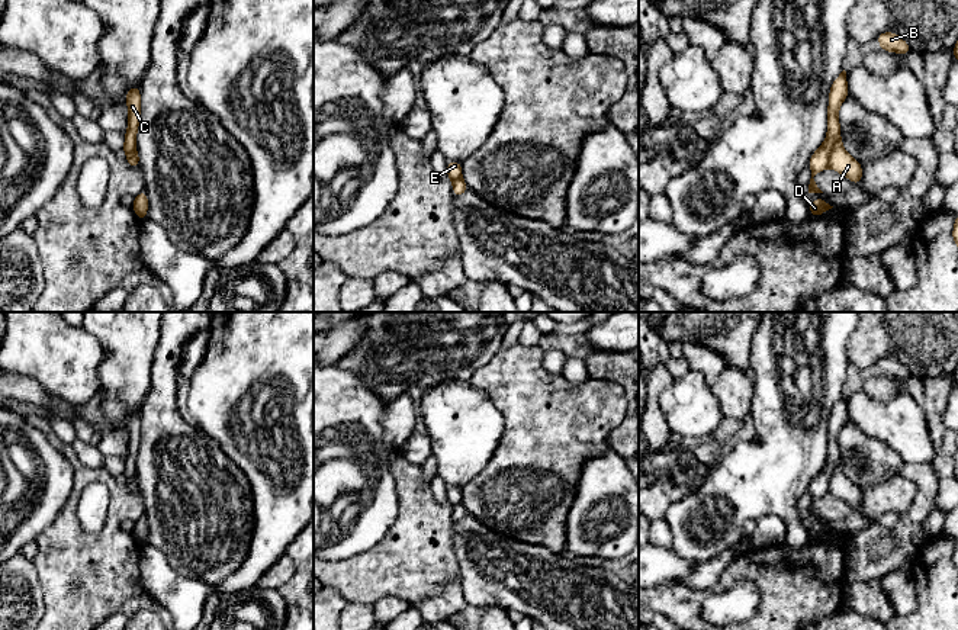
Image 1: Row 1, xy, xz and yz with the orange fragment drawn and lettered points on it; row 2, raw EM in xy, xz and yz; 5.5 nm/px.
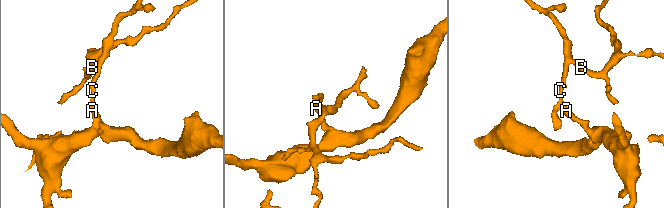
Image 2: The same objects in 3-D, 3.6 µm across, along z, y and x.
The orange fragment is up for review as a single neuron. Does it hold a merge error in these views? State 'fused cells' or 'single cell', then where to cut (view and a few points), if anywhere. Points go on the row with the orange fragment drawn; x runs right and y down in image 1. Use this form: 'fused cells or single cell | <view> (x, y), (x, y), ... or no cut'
fused cells | yz (839, 137), (832, 148), (828, 166)

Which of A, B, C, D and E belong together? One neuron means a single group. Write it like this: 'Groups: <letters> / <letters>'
Groups: A / B C D E

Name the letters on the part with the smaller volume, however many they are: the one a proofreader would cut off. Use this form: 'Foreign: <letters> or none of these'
Foreign: B, C, D, E

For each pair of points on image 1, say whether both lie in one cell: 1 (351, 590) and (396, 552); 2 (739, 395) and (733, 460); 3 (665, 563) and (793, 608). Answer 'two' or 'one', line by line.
1: one
2: two
3: two

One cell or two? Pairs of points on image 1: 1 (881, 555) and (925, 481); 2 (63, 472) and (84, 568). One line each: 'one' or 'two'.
1: one
2: two

